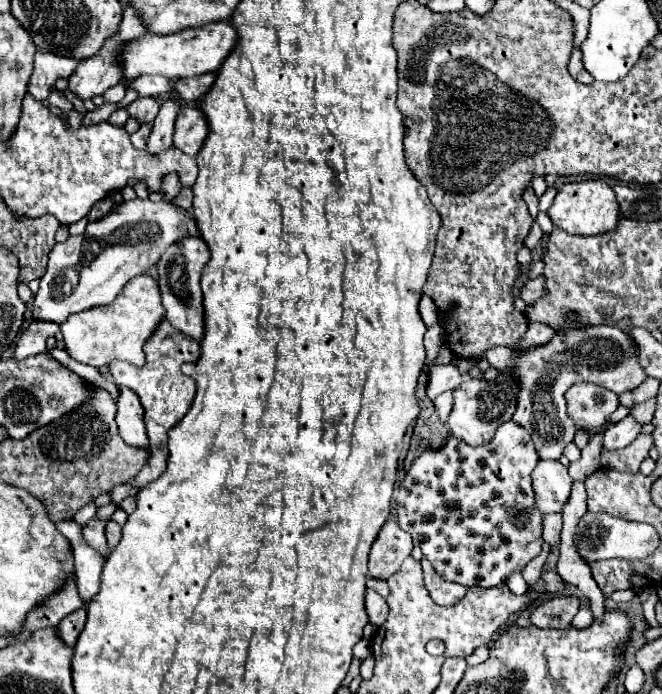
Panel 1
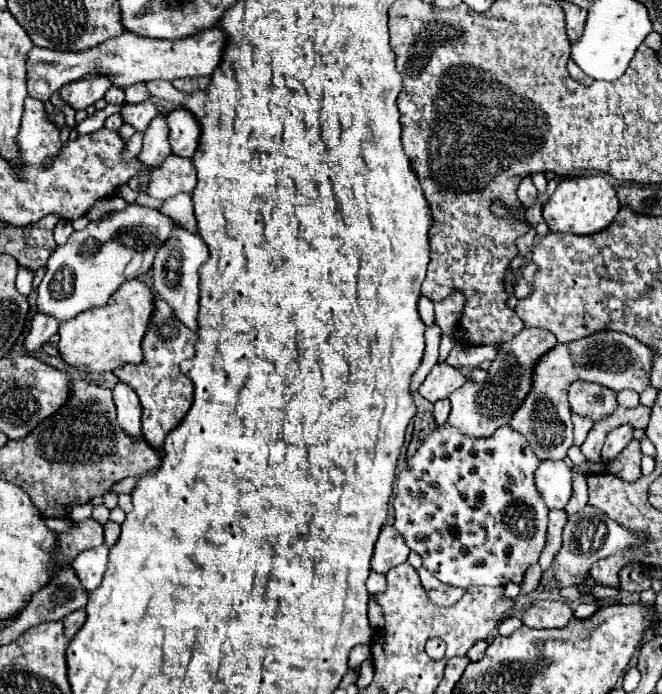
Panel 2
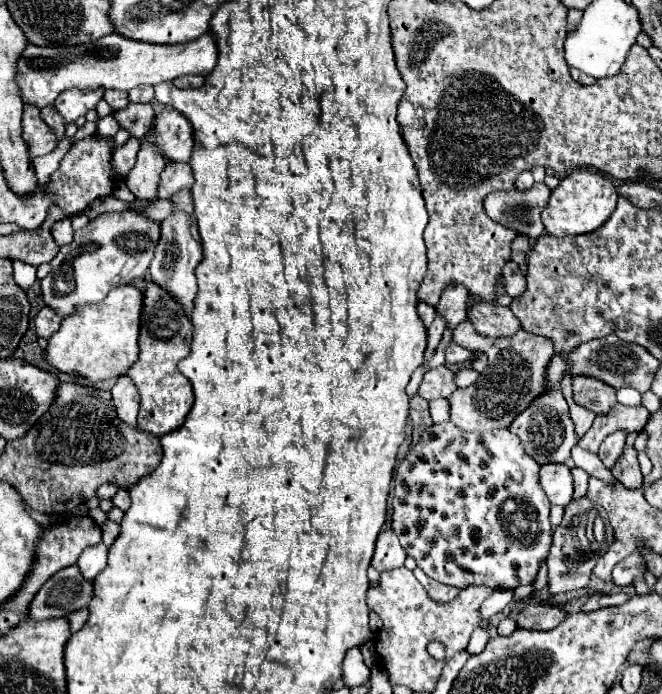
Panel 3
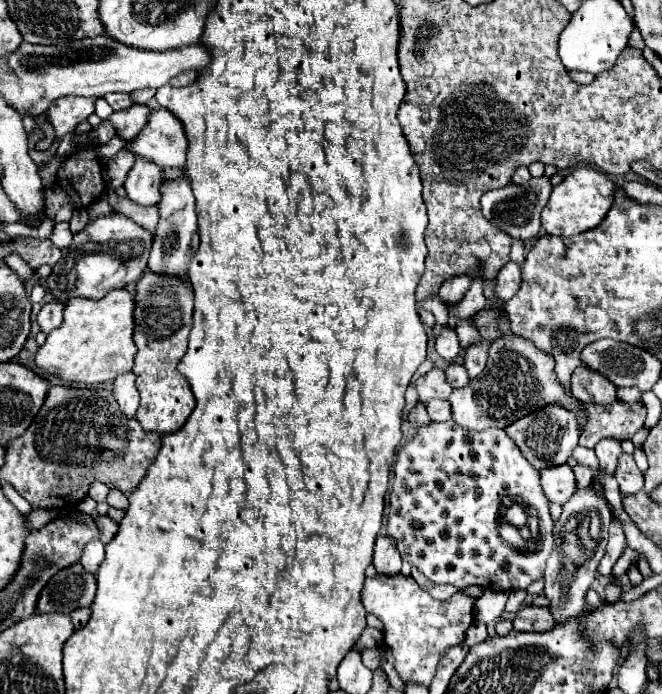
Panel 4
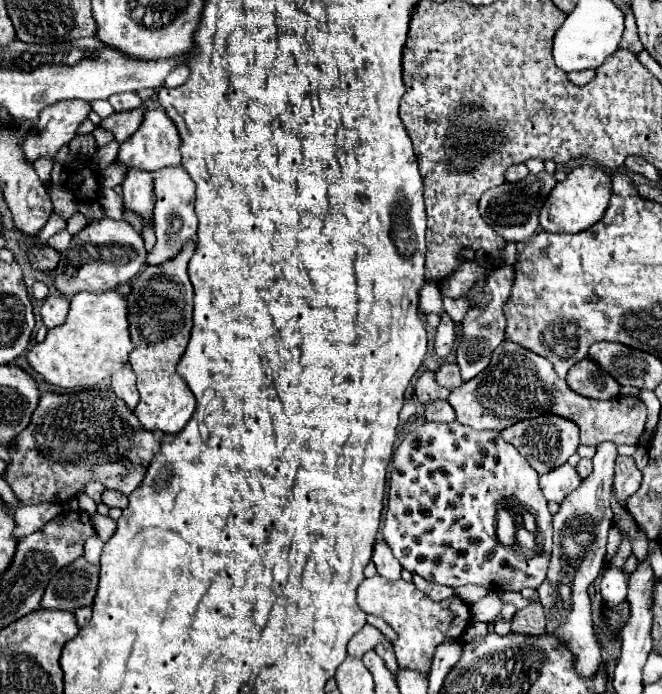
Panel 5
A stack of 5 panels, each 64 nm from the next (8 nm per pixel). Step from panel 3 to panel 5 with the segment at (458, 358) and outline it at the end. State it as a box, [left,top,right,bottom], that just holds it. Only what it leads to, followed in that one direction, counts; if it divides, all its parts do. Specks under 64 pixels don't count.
[434,326,456,358]

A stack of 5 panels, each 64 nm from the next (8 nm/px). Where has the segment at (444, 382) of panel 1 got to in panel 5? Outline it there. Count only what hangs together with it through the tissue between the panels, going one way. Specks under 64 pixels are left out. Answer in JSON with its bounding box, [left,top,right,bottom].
[414,370,450,404]

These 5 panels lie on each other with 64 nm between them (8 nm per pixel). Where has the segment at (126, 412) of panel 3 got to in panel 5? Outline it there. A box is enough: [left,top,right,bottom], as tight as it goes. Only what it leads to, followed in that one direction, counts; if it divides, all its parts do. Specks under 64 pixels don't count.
[112,366,138,410]

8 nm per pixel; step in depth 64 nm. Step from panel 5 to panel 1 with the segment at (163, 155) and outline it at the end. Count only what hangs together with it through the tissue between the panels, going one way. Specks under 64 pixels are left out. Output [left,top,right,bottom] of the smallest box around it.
[174,106,208,156]

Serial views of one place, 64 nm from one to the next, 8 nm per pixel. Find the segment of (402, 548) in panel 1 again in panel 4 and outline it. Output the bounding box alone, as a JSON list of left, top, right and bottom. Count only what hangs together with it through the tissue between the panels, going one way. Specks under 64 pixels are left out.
[374,536,402,574]

